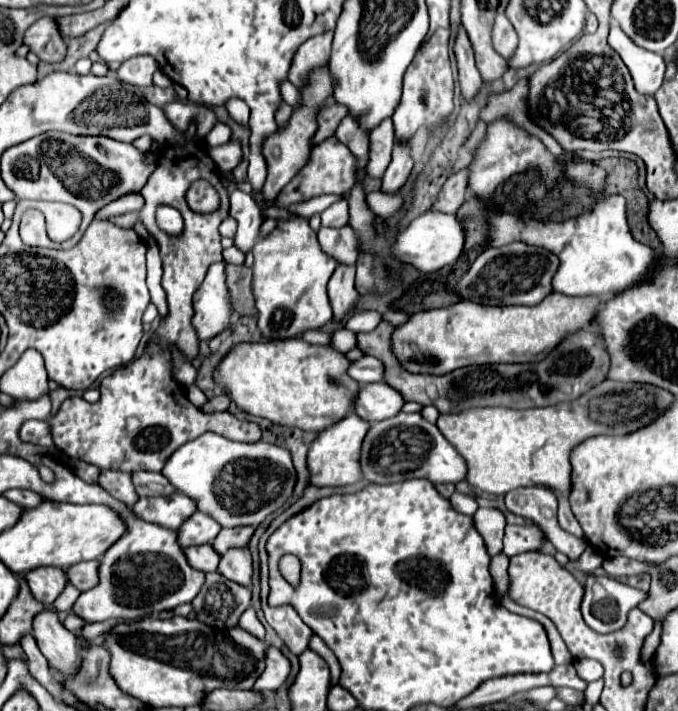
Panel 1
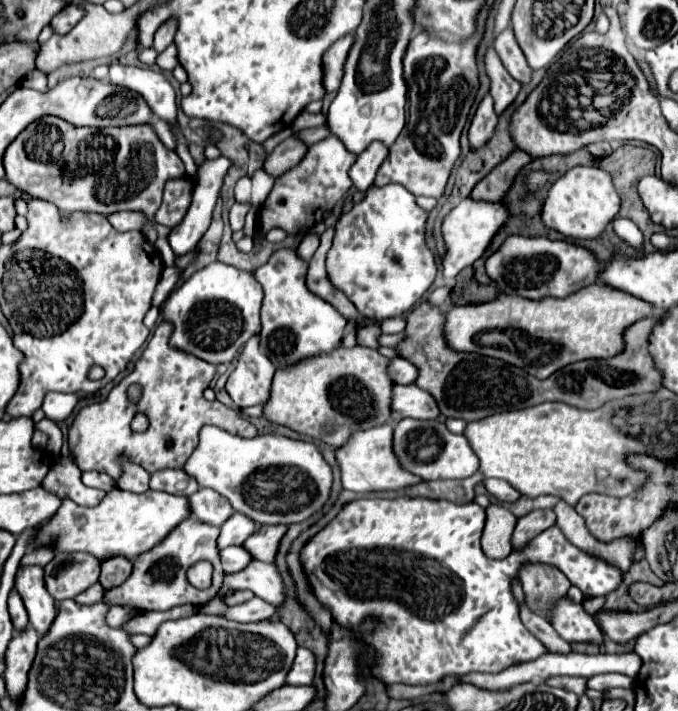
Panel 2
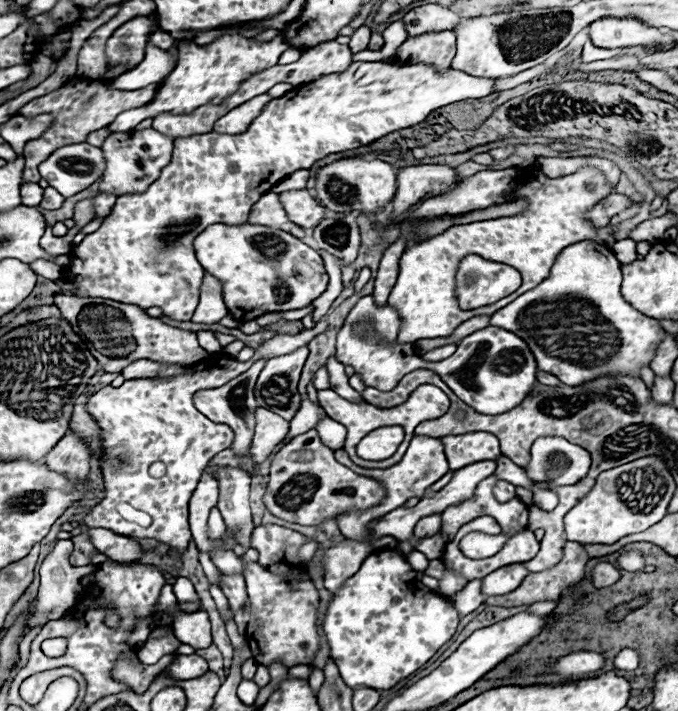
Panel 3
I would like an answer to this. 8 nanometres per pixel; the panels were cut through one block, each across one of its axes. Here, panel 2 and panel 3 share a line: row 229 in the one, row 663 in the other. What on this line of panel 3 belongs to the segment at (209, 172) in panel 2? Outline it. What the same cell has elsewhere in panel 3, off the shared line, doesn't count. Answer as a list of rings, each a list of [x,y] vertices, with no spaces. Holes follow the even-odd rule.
[[[196,654],[192,656],[178,656],[178,660],[174,660],[168,666],[168,672],[172,678],[194,678],[194,676],[202,676],[204,672],[208,672],[208,662]]]

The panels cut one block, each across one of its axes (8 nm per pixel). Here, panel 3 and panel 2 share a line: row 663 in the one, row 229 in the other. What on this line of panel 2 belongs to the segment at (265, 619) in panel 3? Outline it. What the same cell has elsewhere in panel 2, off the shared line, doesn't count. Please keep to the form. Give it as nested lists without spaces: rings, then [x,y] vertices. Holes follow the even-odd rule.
[[[336,136],[324,138],[310,146],[302,162],[288,170],[280,180],[276,180],[272,192],[262,204],[258,214],[258,236],[264,238],[272,228],[282,228],[290,236],[308,234],[314,224],[322,222],[324,214],[330,212],[352,186],[352,180],[348,178],[348,168],[354,160],[356,156],[350,154]]]

